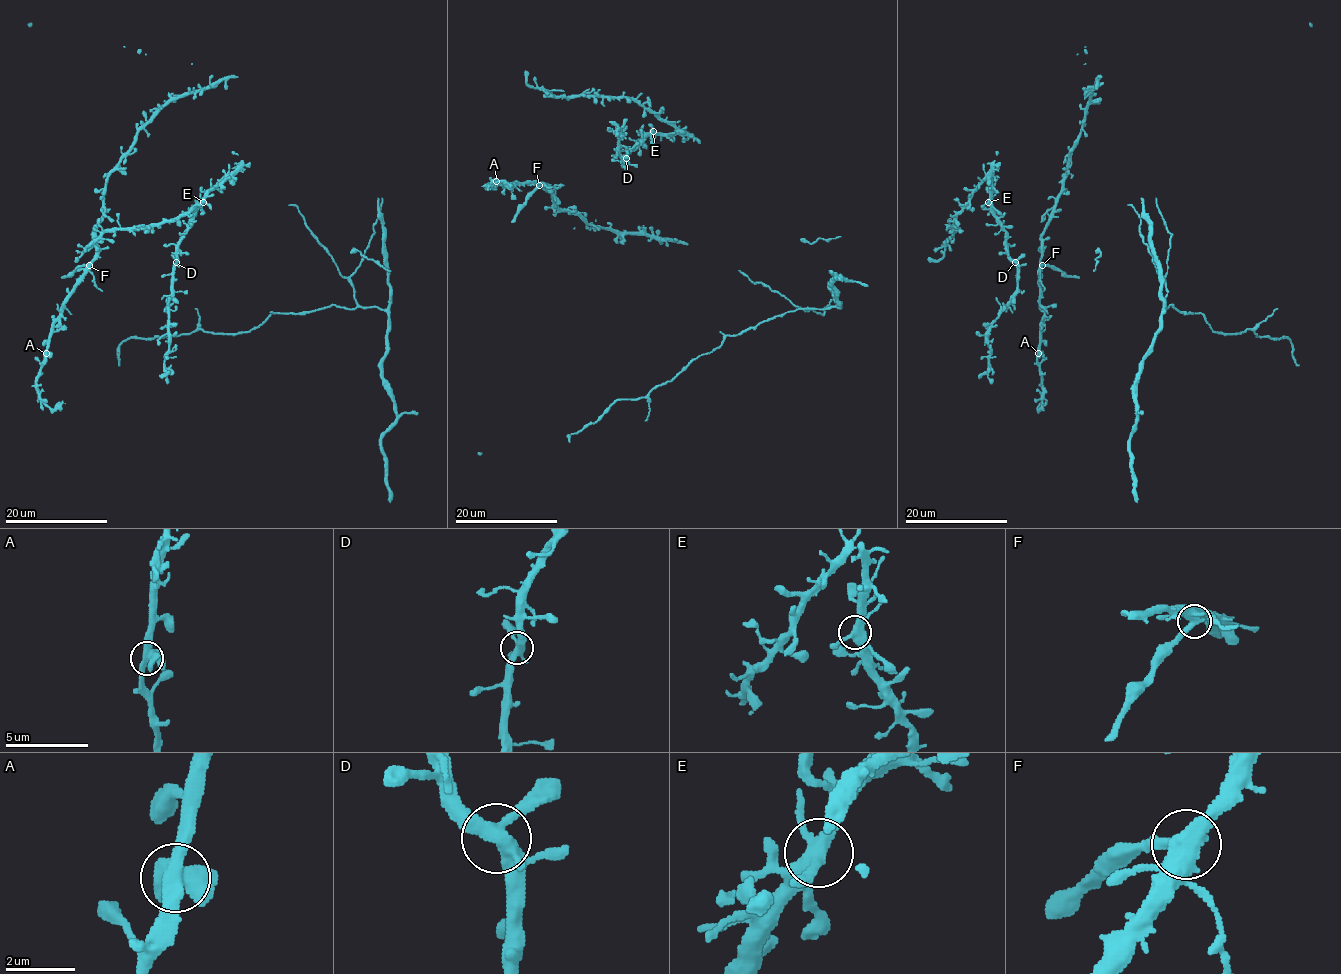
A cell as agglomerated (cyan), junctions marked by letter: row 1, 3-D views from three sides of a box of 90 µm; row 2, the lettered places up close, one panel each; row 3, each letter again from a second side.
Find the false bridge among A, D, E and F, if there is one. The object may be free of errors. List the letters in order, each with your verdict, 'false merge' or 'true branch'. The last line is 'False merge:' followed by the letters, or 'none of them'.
A: true branch
D: true branch
E: true branch
F: false merge
False merge: F

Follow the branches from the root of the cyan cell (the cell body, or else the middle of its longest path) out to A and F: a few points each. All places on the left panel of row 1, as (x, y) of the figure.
A: (210, 84), (172, 98), (138, 131), (110, 174), (96, 231), (96, 257), (54, 324), (46, 353)
F: (210, 84), (172, 98), (138, 131), (132, 148), (108, 179), (104, 216), (96, 231), (96, 257), (88, 265)

